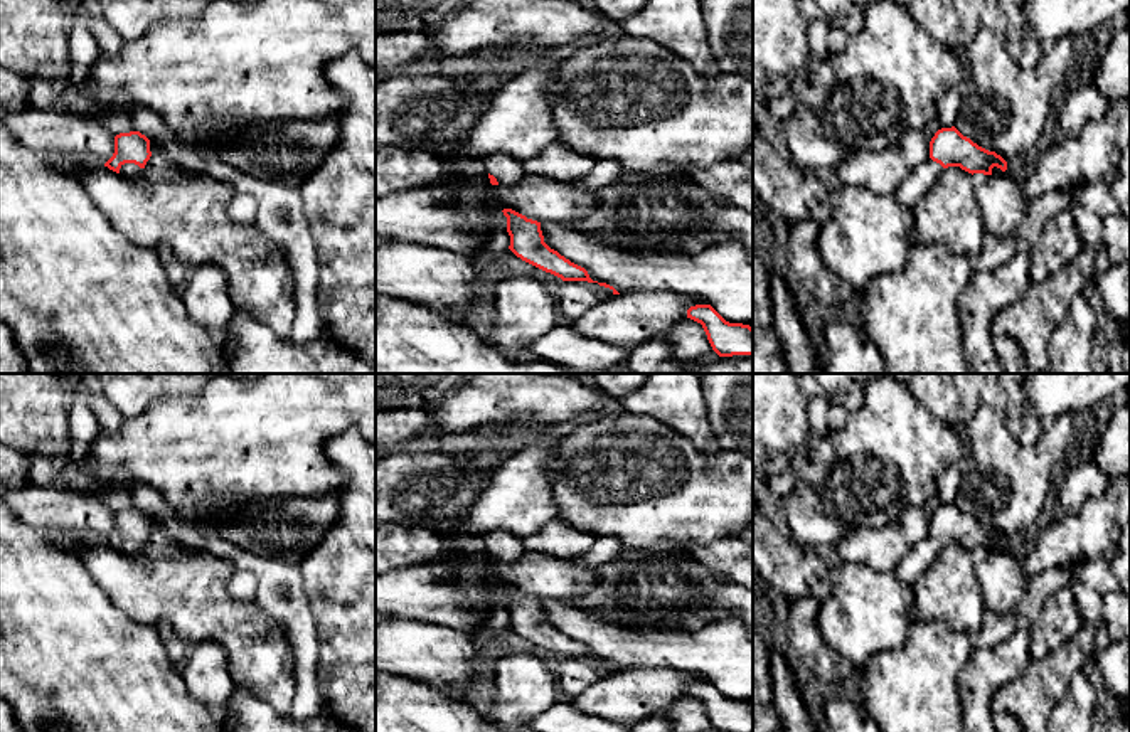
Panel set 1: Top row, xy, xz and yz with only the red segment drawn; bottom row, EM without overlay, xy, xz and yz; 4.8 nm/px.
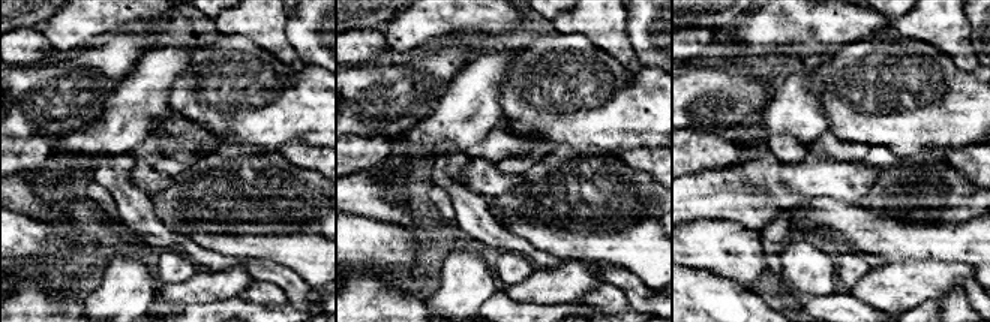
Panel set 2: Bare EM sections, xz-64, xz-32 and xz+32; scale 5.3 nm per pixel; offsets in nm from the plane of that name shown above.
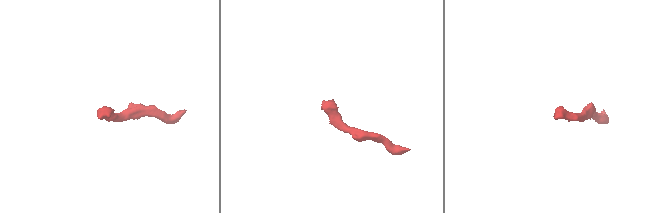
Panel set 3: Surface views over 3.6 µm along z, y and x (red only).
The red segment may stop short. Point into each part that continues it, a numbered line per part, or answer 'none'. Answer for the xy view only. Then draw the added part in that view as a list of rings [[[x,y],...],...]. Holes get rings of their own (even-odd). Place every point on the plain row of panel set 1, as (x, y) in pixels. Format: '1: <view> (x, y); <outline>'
1: xy (130, 547); [[[125,540],[121,542],[120,545],[120,550],[130,557],[138,557],[140,552],[141,552],[143,545],[140,545],[138,542],[135,540]]]

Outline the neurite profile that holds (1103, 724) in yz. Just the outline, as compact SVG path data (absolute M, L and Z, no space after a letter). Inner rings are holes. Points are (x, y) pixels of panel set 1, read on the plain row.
M1098 707L1096 732L1130 732L1130 713L1123 720L1110 720Z

